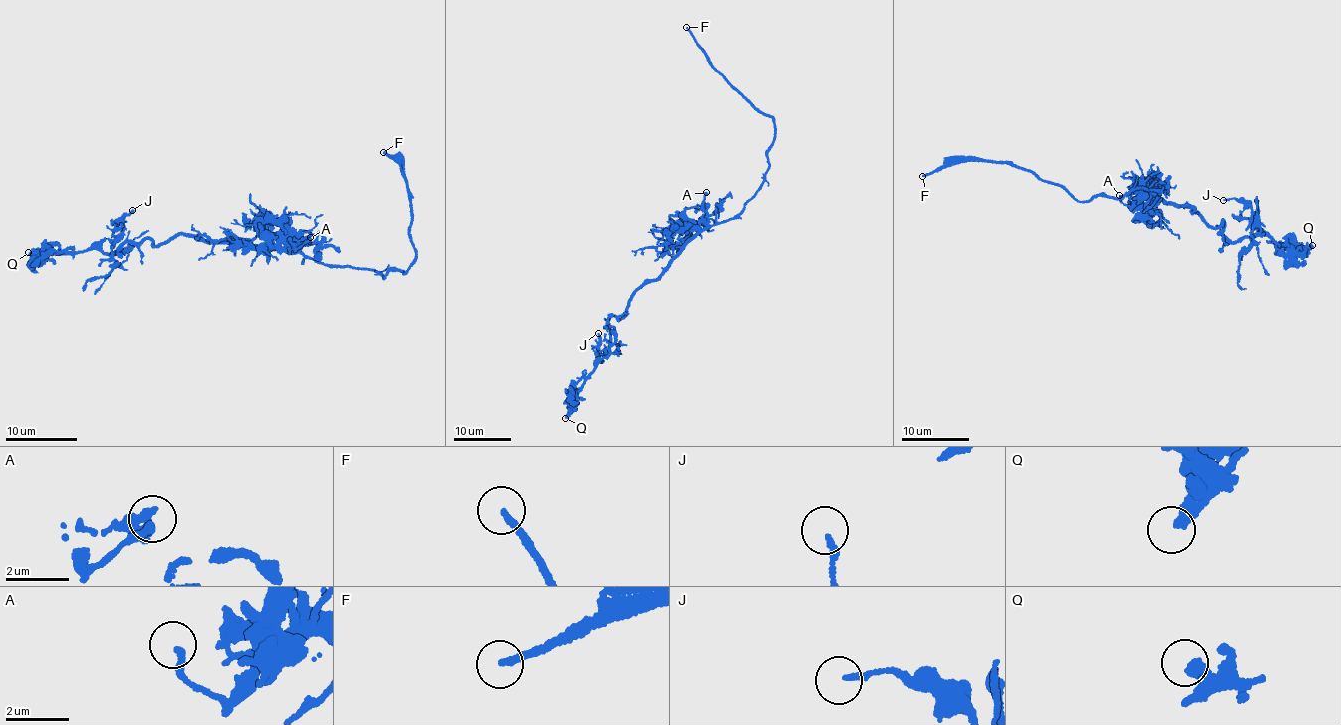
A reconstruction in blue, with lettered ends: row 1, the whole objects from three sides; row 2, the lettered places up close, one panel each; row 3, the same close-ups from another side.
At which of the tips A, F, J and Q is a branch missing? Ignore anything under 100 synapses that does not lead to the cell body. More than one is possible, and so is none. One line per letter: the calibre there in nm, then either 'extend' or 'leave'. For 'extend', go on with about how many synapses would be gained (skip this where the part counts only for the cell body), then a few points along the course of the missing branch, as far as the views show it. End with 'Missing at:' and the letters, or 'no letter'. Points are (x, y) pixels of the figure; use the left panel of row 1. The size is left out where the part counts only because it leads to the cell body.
A: 260 nm thick; leave
F: 240 nm thick; extend; missing branch runs (383, 152), (365, 145), (348, 148), (349, 141)
J: 190 nm thick; leave
Q: 380 nm thick; leave
Missing at: F

